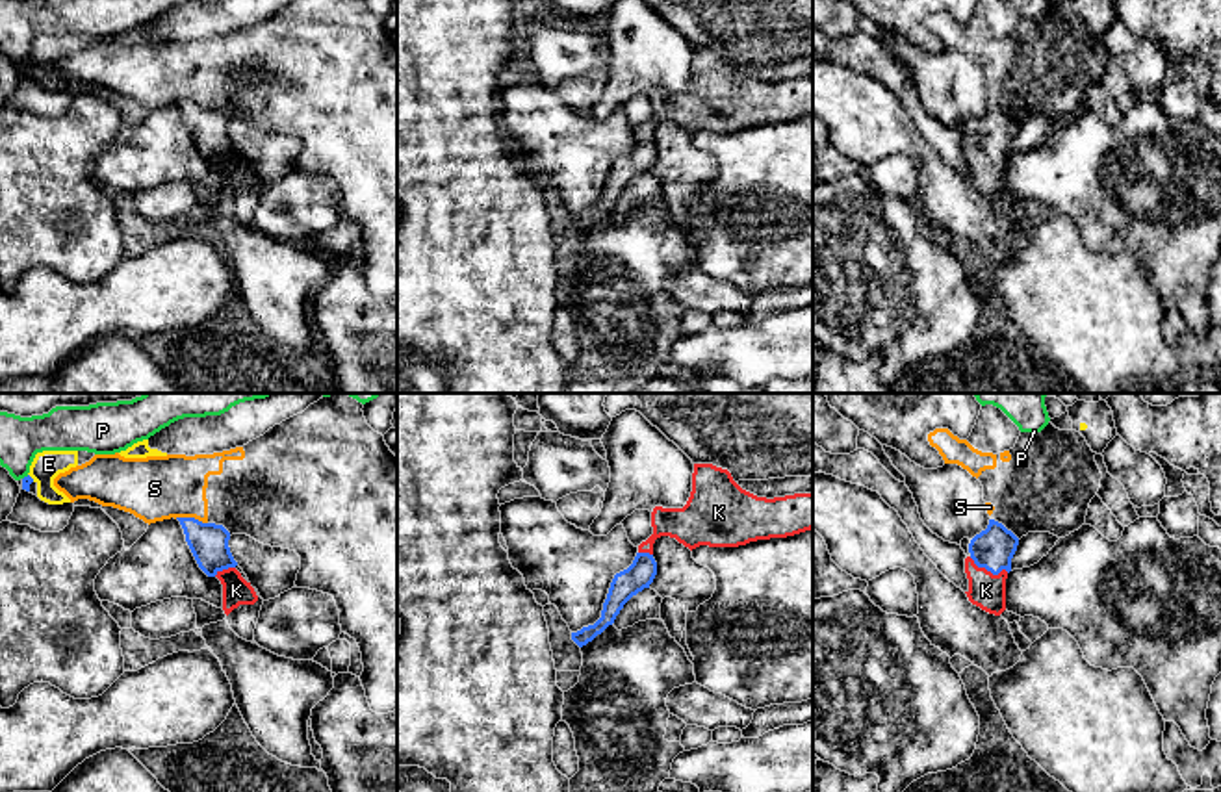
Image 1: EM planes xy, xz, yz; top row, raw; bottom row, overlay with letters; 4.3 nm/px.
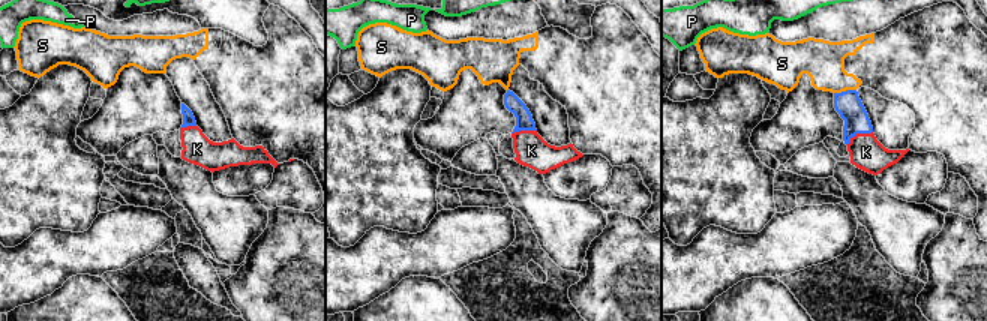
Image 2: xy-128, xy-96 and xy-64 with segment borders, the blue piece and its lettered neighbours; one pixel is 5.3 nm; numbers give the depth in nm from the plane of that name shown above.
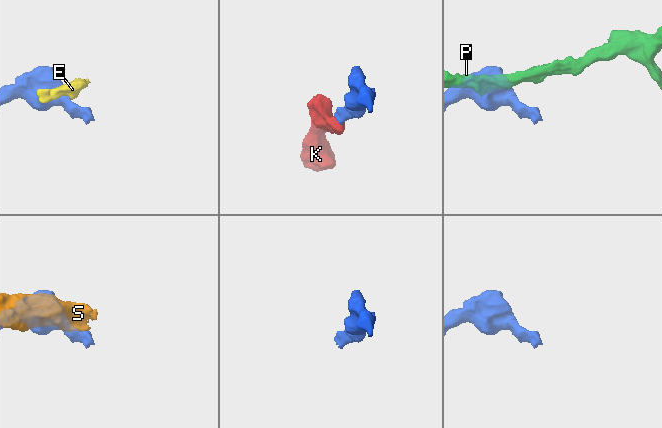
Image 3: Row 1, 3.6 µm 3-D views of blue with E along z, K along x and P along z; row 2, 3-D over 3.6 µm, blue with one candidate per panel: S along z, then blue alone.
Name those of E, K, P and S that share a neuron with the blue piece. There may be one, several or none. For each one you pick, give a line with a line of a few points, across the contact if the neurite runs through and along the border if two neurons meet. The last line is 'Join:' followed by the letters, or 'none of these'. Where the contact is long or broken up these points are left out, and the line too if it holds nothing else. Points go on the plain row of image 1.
K: Line: yz (993, 132), (989, 154), (986, 175)
Join: K

